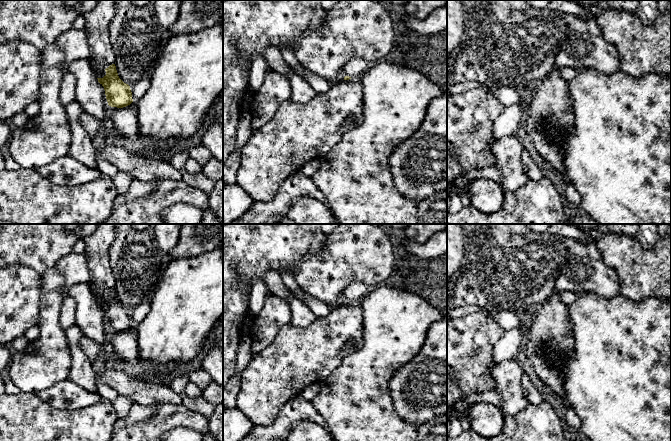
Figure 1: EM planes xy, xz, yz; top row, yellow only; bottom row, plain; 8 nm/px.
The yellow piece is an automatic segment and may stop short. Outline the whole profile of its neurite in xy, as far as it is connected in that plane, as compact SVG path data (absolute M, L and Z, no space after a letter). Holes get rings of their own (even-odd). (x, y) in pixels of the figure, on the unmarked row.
M115 288L110 289L105 295L106 299L97 303L104 311L108 329L117 332L130 329L133 326L130 310L119 302Z

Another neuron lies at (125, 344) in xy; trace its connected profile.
M136 326L117 332L111 331L110 341L113 344L114 356L117 360L135 363L138 359L138 336Z

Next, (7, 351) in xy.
M0 344L0 376L1 372L10 364L11 359L14 356L14 353L17 350L14 349L10 344L1 345Z

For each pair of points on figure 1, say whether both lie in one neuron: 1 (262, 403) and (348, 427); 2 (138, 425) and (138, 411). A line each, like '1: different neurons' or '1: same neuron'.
1: different neurons
2: same neuron

